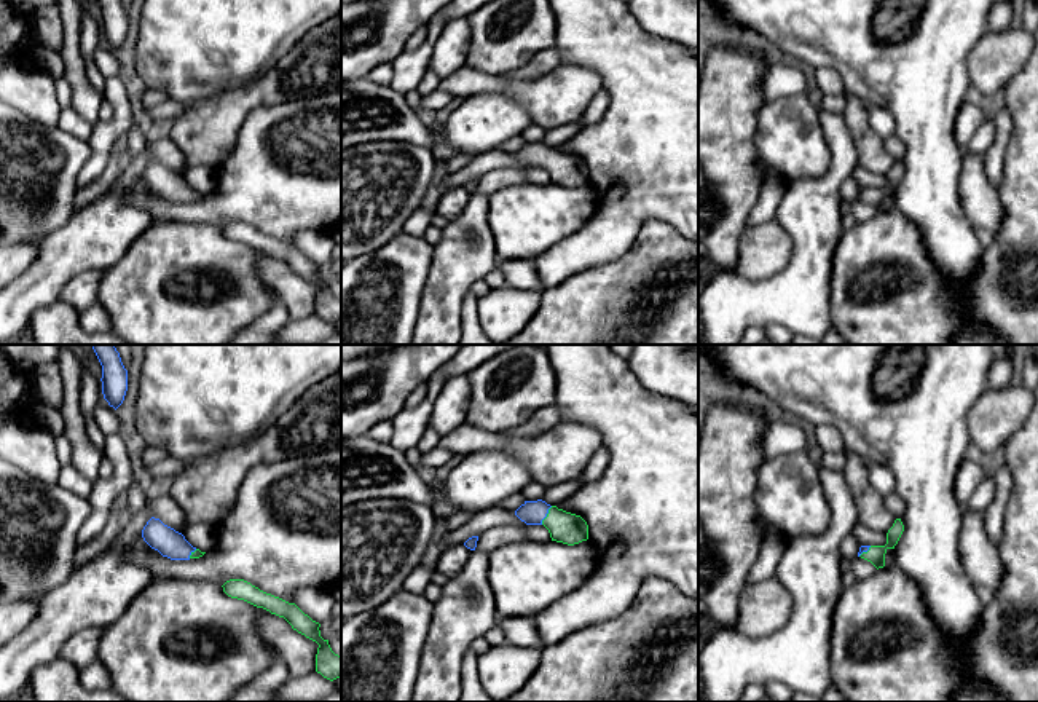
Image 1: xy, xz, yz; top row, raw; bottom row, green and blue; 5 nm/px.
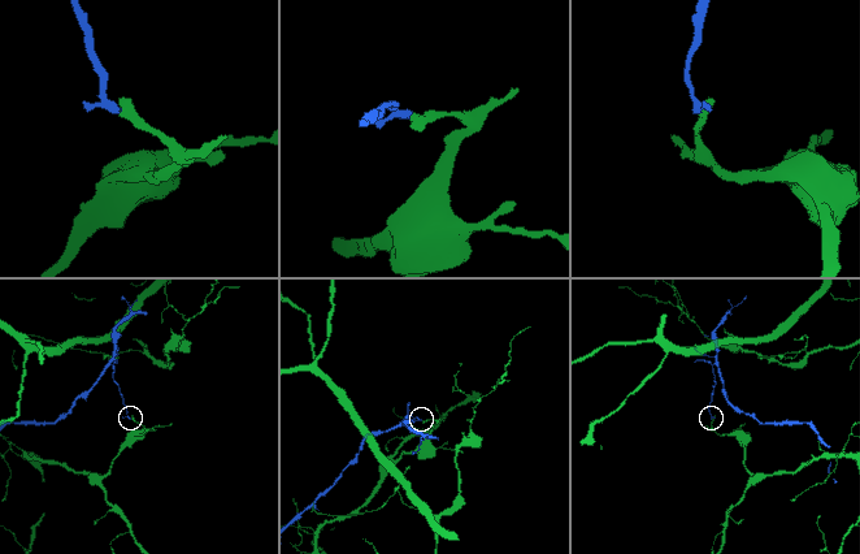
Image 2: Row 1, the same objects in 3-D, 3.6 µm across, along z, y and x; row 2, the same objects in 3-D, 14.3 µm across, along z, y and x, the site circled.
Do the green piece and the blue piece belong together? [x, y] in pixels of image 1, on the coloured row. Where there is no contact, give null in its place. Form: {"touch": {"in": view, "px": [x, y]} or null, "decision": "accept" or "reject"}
{"touch": {"in": "xz", "px": [547, 516]}, "decision": "accept"}

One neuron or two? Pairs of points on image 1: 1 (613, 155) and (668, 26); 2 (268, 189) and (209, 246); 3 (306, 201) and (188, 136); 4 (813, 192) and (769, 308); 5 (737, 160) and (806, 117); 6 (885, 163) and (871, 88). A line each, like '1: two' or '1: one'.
1: two
2: two
3: two
4: one
5: two
6: two

